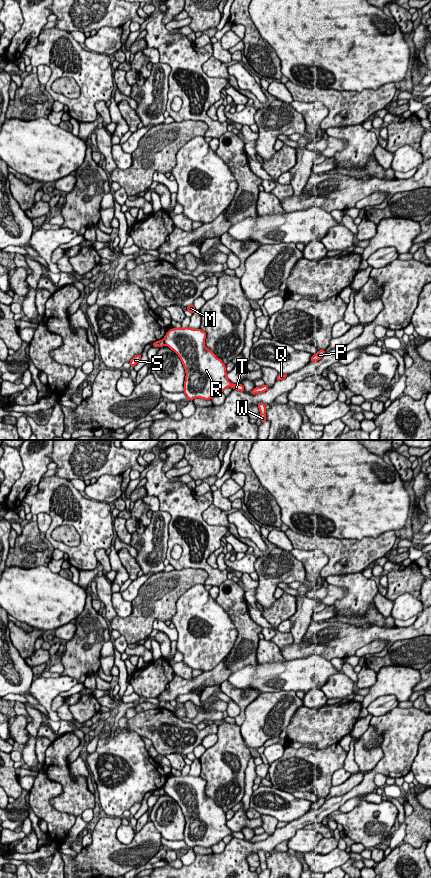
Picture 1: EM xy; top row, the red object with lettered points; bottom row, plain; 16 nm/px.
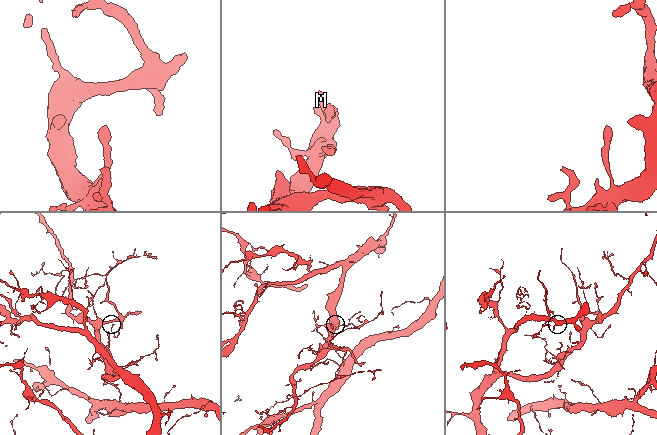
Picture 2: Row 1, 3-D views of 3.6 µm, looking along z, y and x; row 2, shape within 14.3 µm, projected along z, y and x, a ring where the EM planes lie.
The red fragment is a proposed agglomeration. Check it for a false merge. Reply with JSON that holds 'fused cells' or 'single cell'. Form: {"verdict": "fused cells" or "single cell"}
{"verdict": "fused cells"}

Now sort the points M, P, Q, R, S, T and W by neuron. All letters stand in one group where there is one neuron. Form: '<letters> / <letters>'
M P Q R T W / S

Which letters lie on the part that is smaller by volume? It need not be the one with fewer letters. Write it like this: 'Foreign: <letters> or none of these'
Foreign: S

